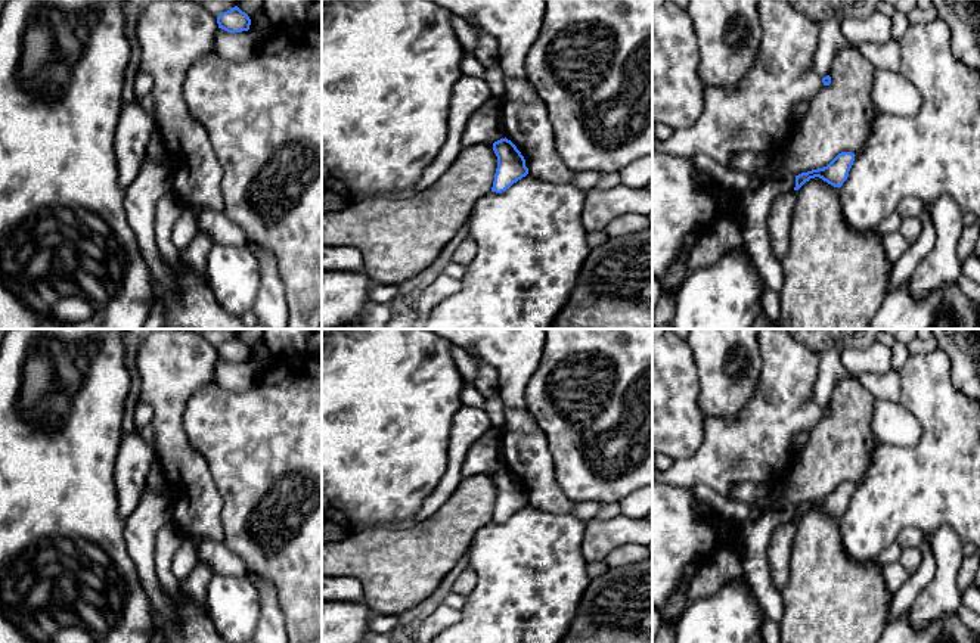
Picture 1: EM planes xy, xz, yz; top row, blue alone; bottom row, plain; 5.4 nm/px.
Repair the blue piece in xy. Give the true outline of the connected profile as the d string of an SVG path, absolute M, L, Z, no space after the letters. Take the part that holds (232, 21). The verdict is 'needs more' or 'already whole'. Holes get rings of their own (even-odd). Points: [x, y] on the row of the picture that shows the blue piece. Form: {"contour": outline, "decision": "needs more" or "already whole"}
{"contour": "M238 6L217 16L218 28L227 32L248 31L251 25L249 16L242 12Z", "decision": "already whole"}

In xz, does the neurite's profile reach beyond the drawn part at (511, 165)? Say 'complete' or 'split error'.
complete

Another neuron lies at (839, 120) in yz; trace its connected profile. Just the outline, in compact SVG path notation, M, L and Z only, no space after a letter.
M844 47L835 55L829 77L831 84L822 86L810 100L810 108L791 139L784 167L794 175L827 167L838 153L859 153L869 136L871 121L878 112L872 100L875 66L856 49Z

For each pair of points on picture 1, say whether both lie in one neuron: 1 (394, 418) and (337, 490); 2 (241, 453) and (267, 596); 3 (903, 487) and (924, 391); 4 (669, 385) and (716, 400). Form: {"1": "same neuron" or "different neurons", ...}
{"1": "same neuron", "2": "different neurons", "3": "same neuron", "4": "different neurons"}

